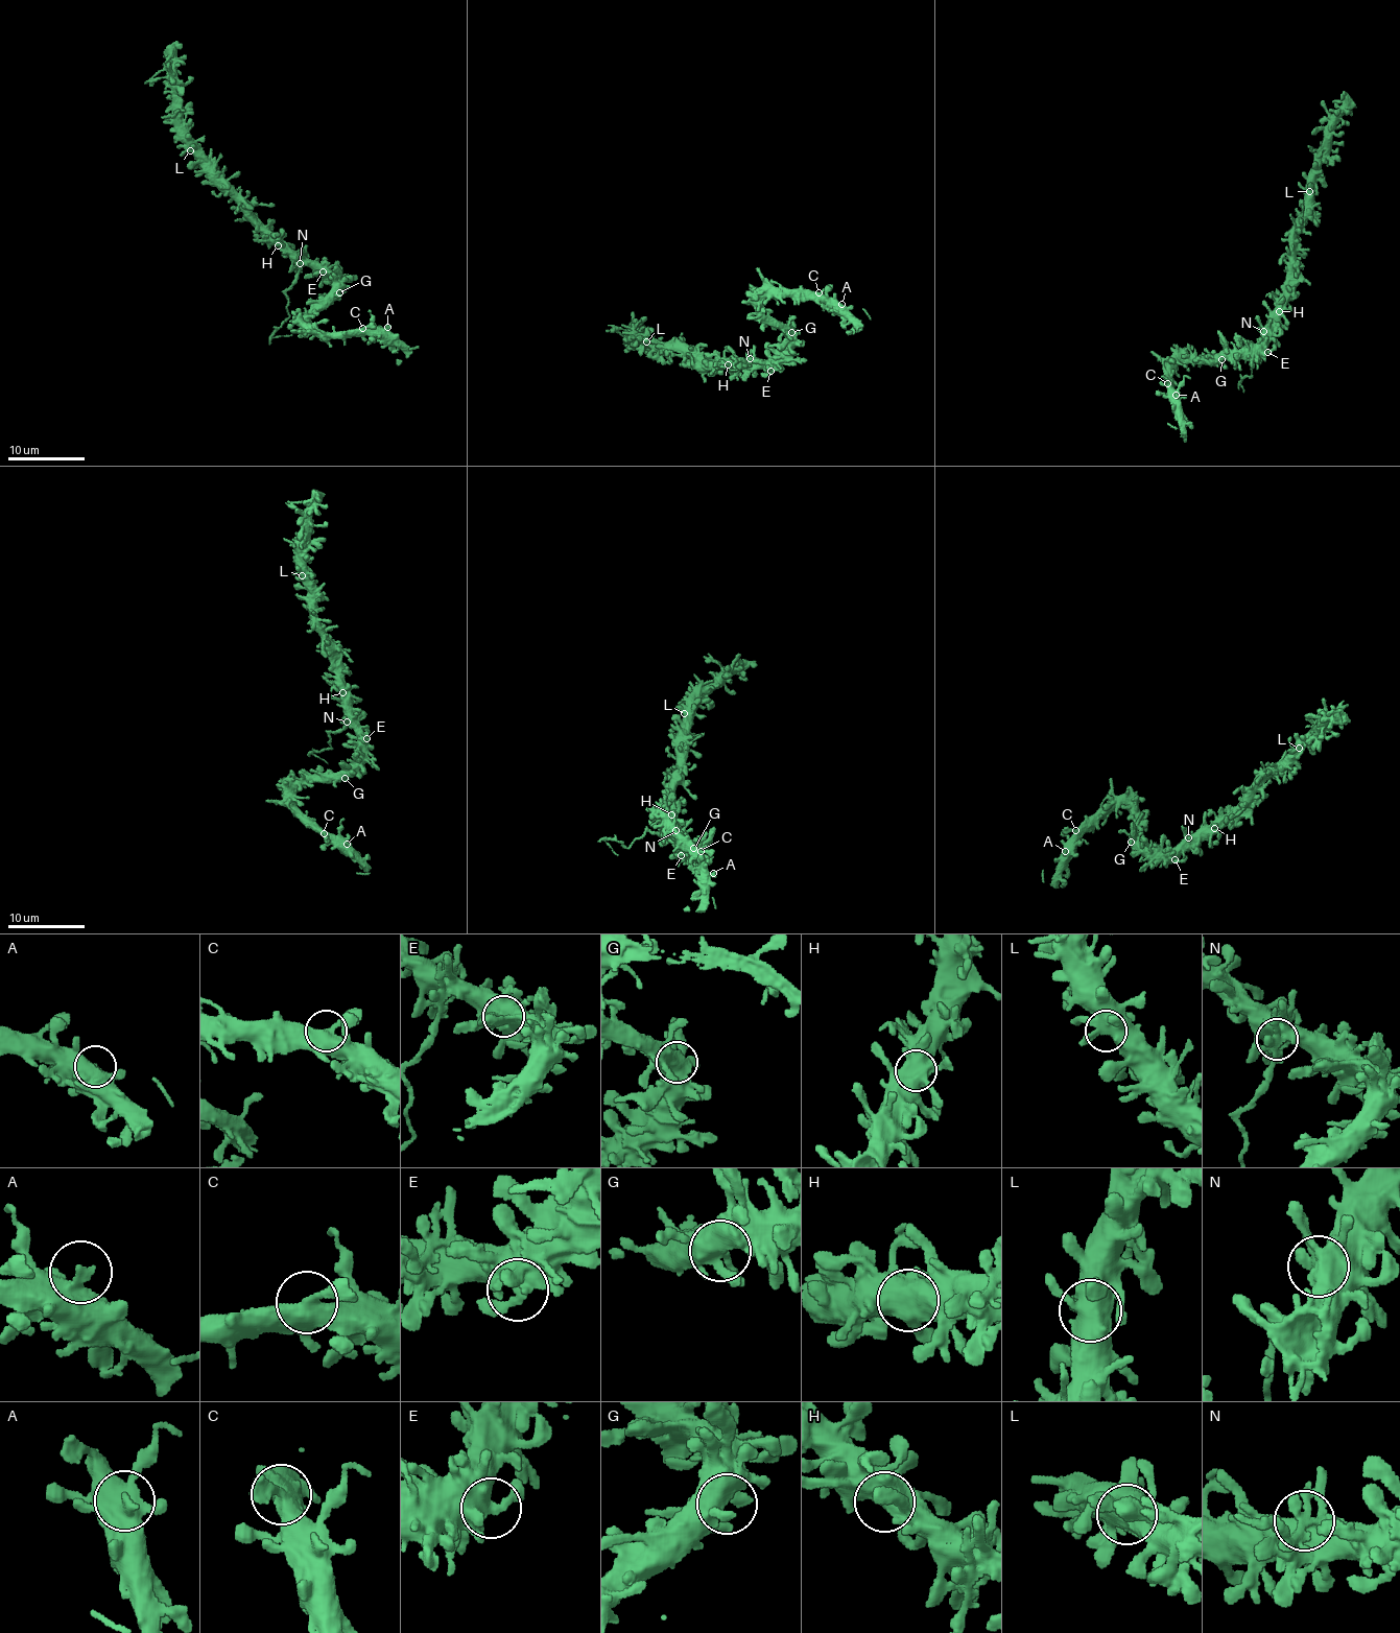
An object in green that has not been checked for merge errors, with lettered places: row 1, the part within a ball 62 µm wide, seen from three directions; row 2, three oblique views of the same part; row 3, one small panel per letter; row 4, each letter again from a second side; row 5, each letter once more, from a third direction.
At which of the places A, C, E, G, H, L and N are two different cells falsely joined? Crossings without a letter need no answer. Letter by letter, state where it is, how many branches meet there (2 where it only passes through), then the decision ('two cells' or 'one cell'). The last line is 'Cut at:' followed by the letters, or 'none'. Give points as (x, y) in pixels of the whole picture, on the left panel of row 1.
A: at (387, 327); 1 branches meet; one cell
C: at (362, 328); 3 branches meet; one cell
E: at (323, 271); 3 branches meet; one cell
G: at (339, 292); 3 branches meet; one cell
H: at (278, 245); 3 branches meet; one cell
L: at (190, 150); 3 branches meet; one cell
N: at (300, 263); 3 branches meet; two cells
Cut at: N

